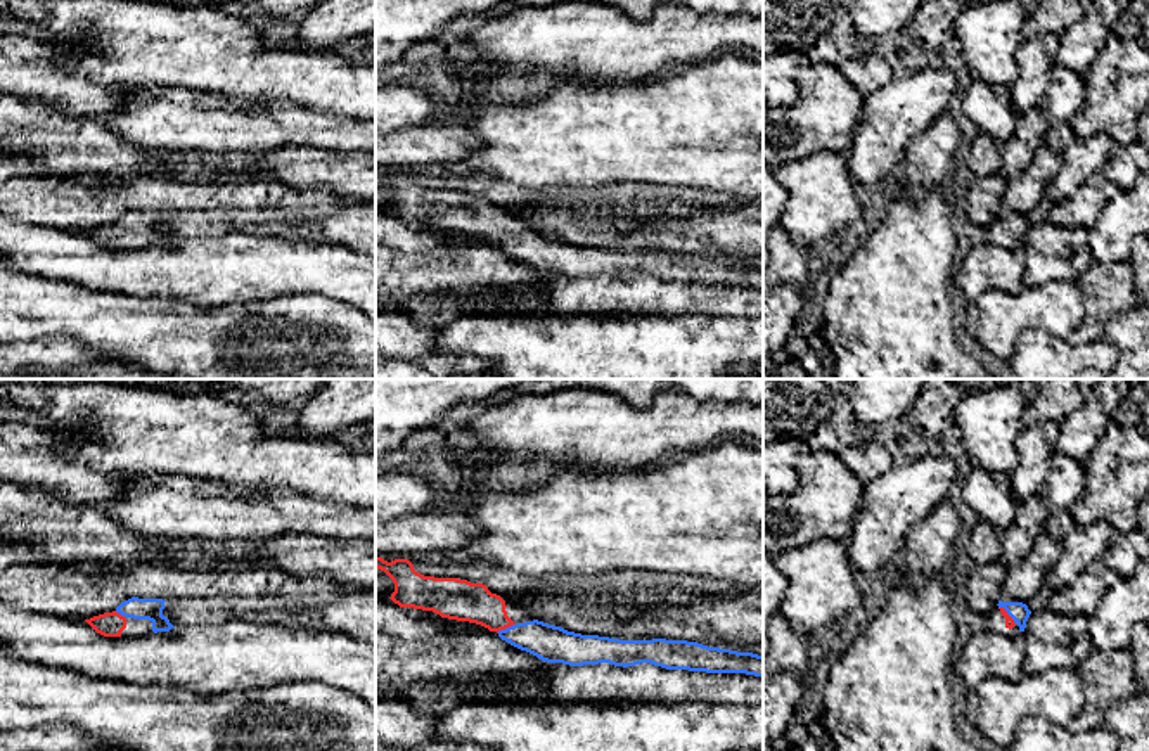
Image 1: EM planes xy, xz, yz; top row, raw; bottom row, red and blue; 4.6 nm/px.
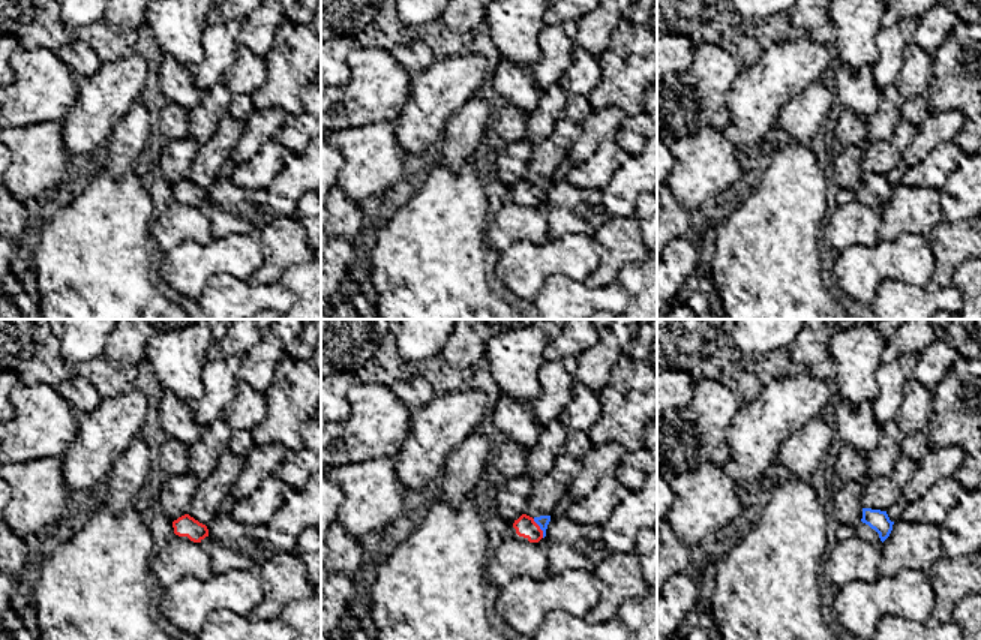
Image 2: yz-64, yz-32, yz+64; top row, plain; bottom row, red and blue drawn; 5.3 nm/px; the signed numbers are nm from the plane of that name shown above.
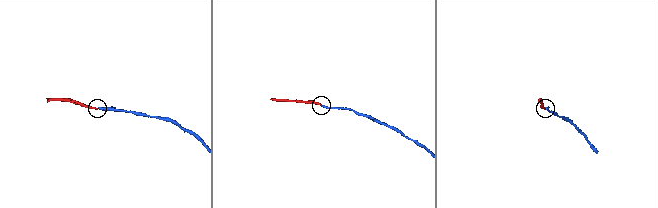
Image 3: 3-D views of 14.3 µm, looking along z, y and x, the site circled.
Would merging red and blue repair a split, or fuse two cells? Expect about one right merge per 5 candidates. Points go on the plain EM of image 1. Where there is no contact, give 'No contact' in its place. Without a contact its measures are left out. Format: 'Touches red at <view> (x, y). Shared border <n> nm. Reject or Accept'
Touches red at xz (506, 239). Shared border 100 nm. Accept

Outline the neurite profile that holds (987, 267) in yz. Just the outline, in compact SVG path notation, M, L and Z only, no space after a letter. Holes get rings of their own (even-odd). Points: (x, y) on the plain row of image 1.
M993 244L972 246L962 263L957 265L953 282L969 303L993 289L1017 294L1023 284L1024 258L1014 249Z

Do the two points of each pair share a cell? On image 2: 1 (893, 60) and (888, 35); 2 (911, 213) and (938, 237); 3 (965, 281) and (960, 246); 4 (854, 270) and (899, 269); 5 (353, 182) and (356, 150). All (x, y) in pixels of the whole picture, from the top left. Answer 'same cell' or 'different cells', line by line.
1: same cell
2: different cells
3: different cells
4: same cell
5: same cell

